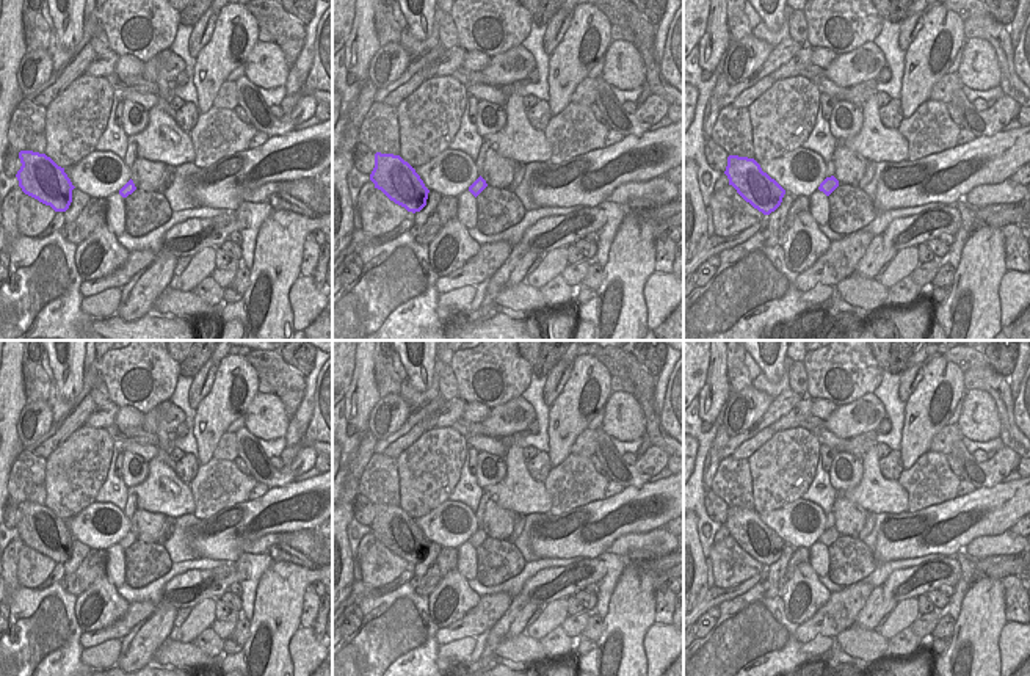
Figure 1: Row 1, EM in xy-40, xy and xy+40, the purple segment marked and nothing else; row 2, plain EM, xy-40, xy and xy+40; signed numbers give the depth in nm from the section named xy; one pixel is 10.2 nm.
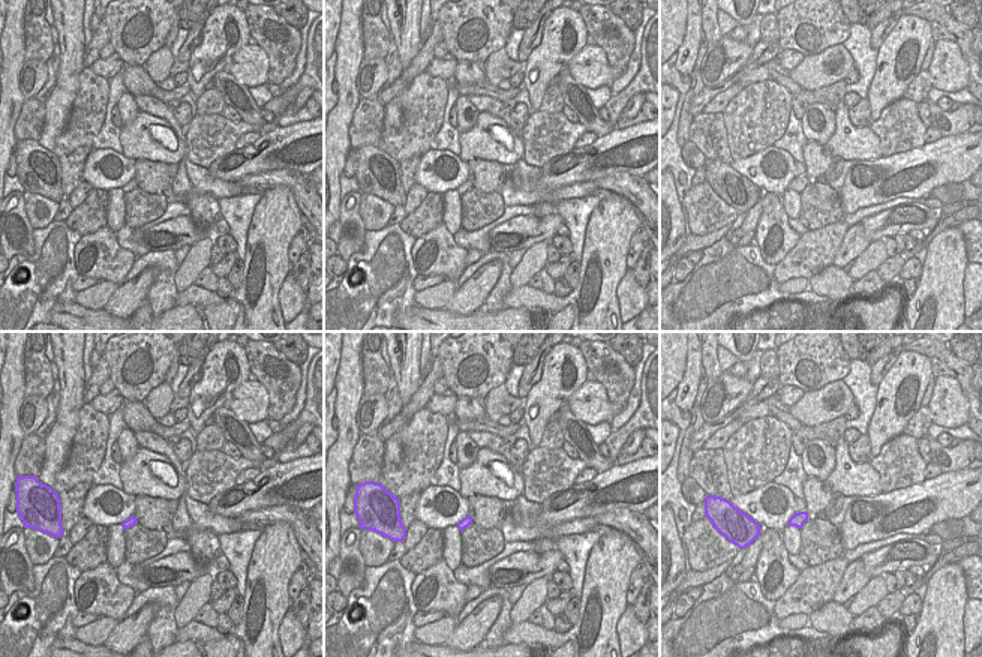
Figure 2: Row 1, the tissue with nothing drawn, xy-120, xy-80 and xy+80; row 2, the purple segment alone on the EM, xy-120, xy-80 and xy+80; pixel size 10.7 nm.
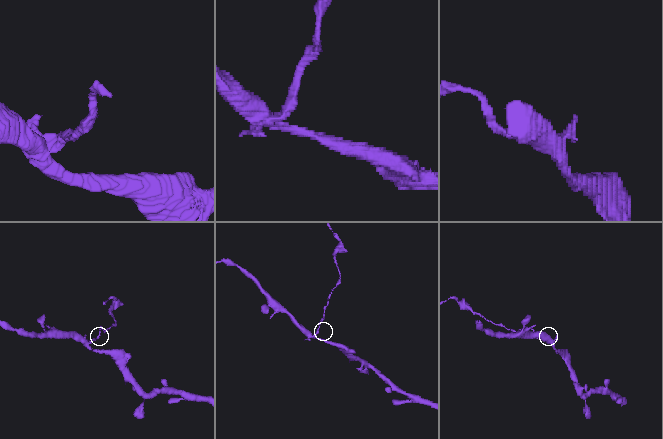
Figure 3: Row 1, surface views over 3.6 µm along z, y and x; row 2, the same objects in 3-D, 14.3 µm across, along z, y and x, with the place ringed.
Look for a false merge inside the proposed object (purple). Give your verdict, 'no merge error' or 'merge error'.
merge error

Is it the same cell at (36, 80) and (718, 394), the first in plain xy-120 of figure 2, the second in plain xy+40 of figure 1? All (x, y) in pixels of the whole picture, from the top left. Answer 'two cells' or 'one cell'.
two cells

